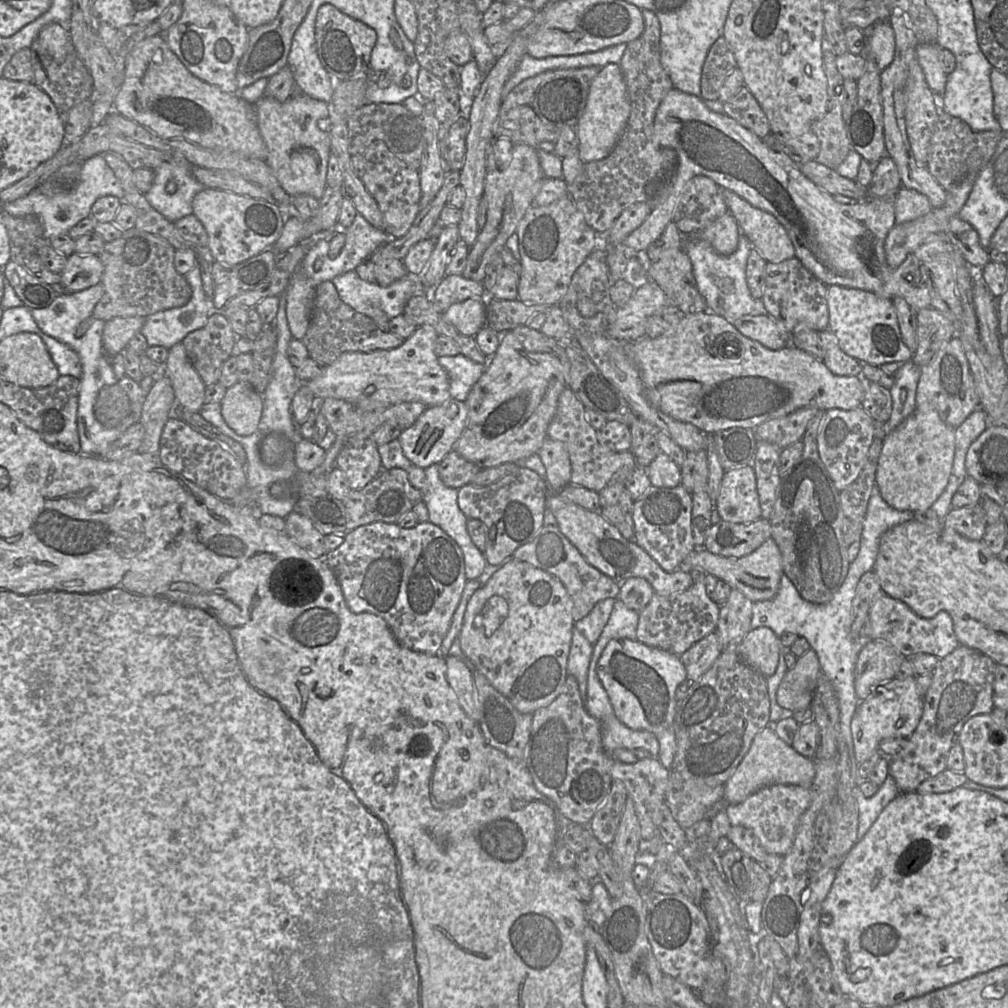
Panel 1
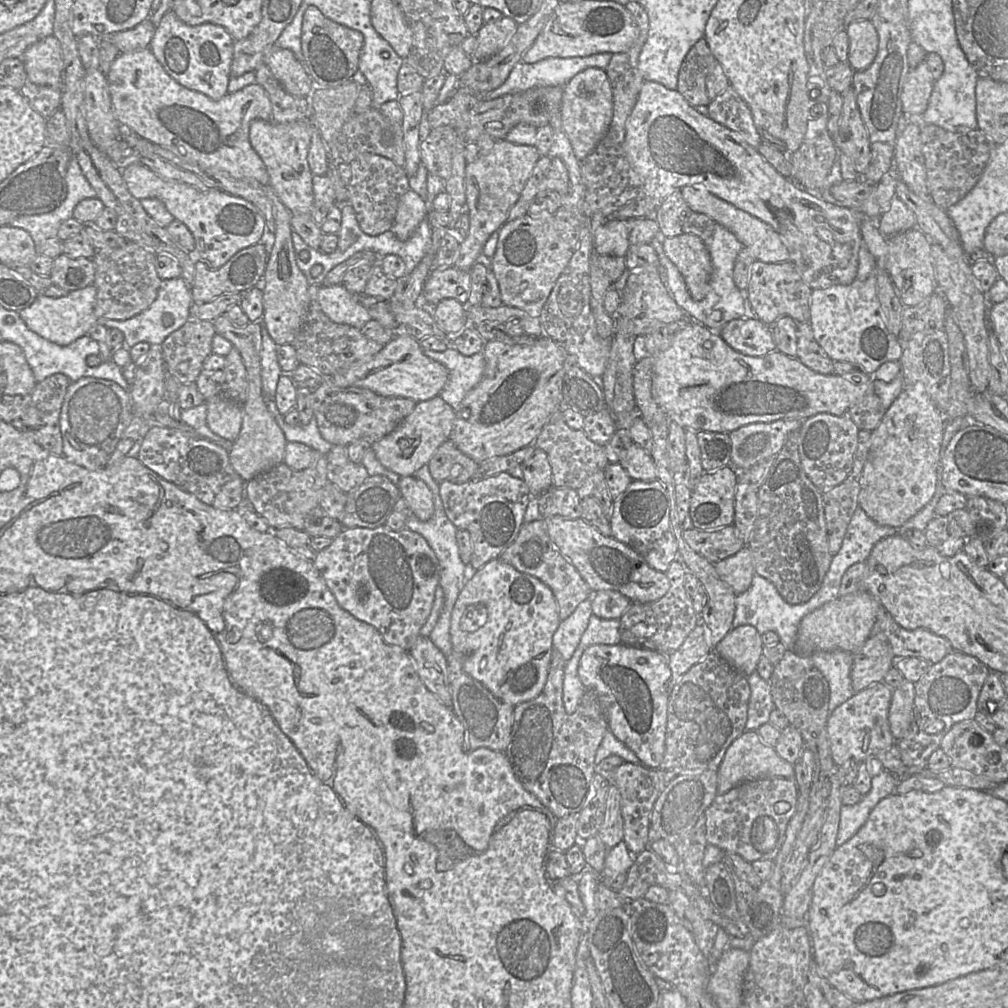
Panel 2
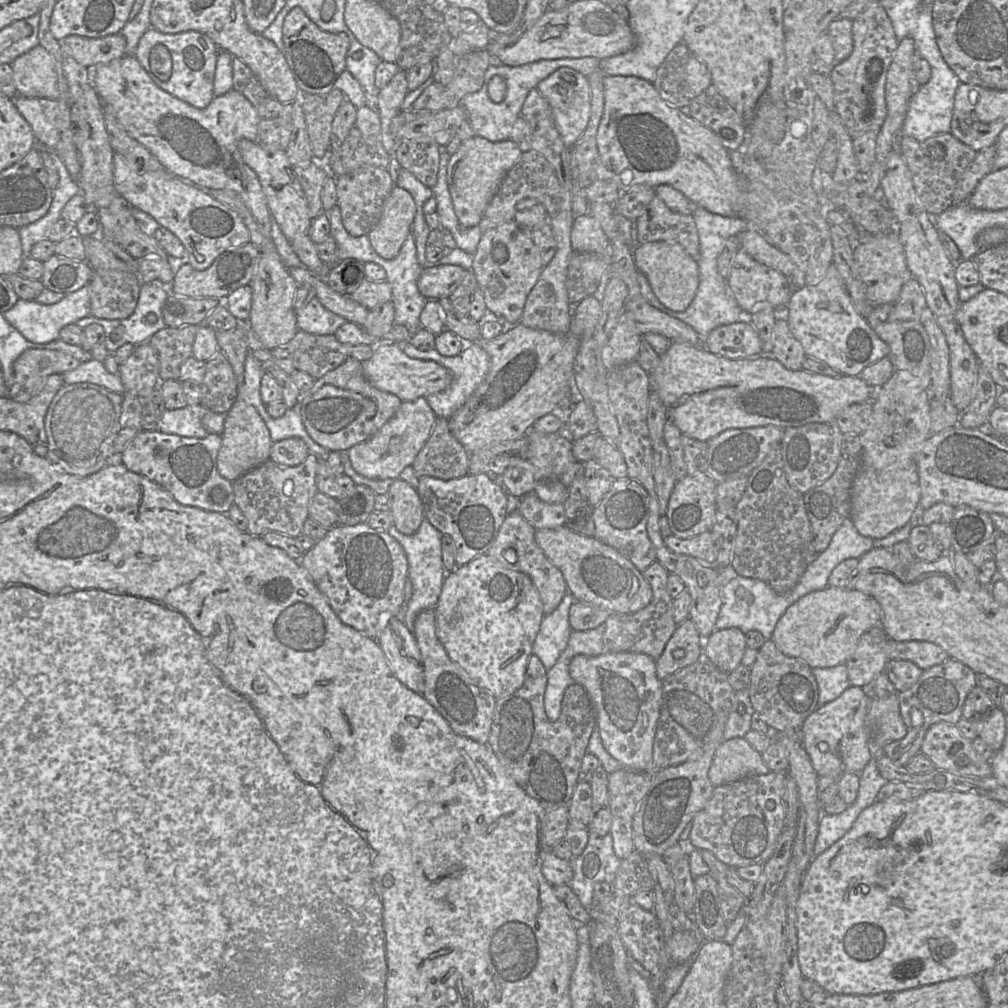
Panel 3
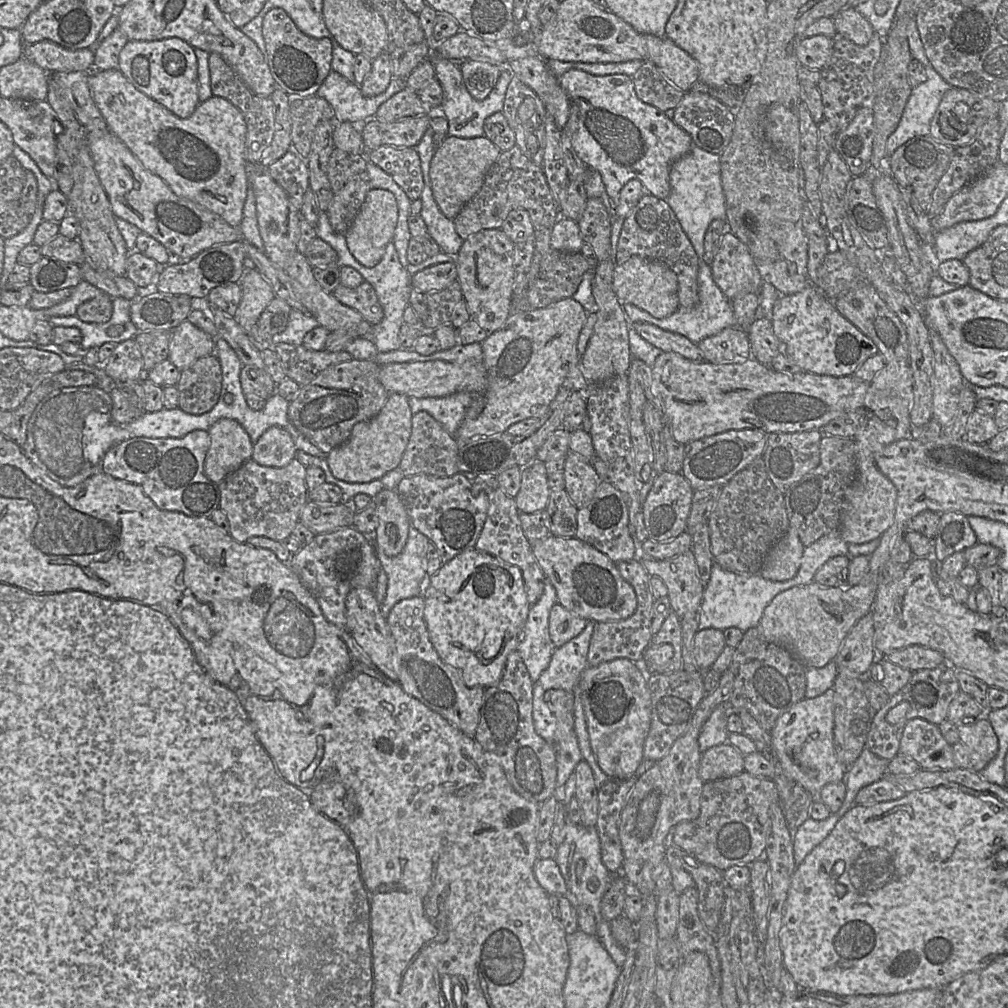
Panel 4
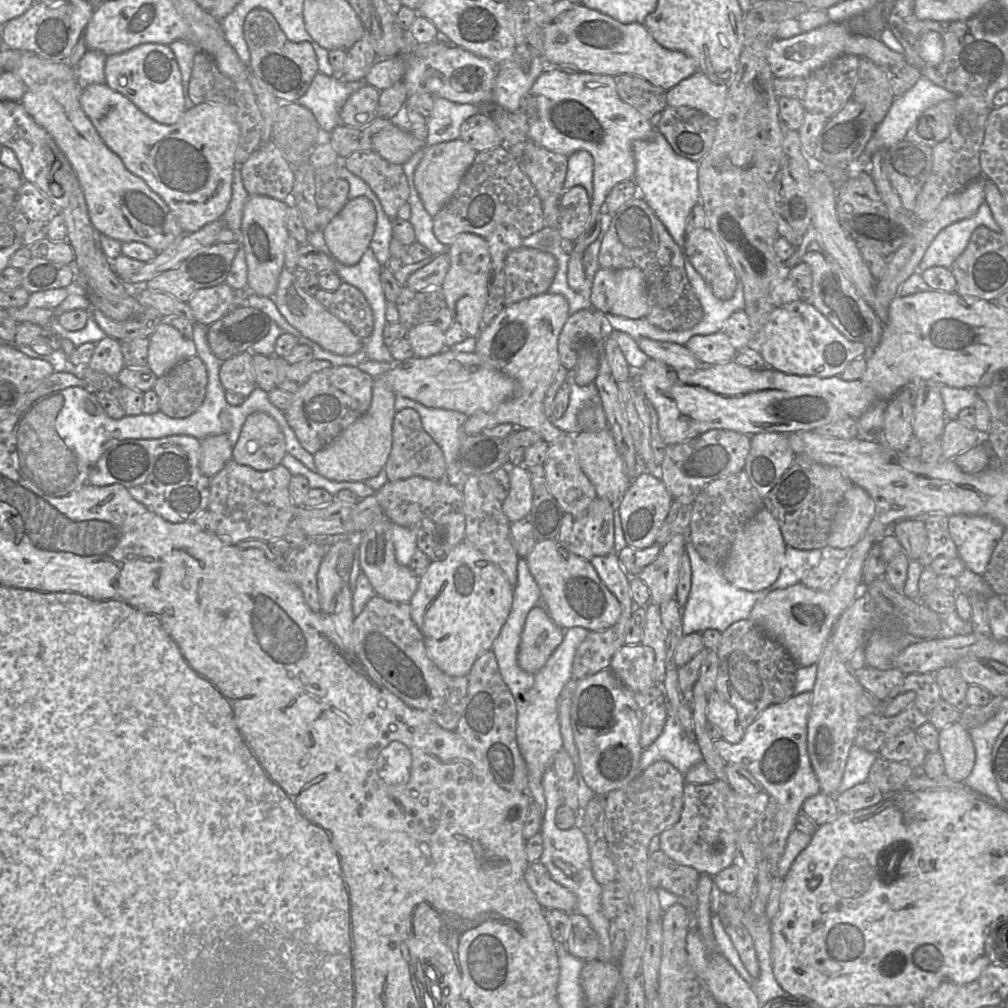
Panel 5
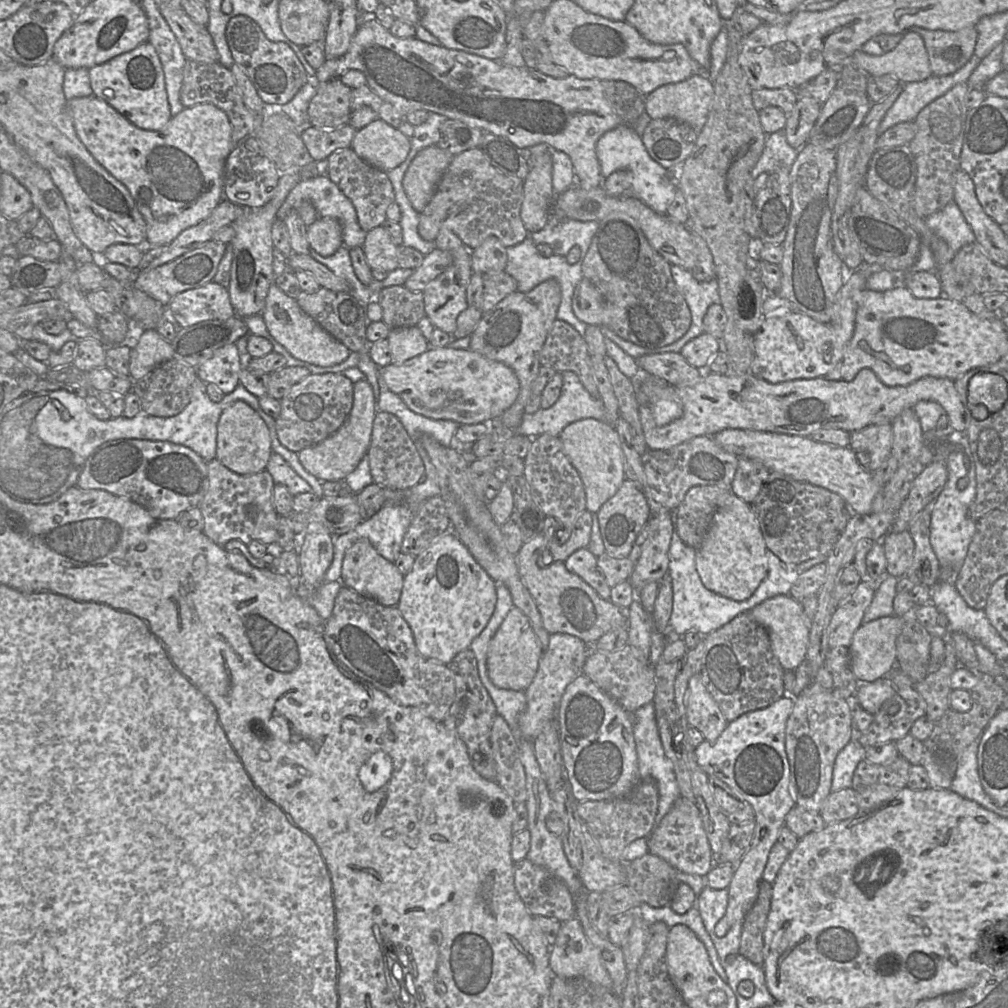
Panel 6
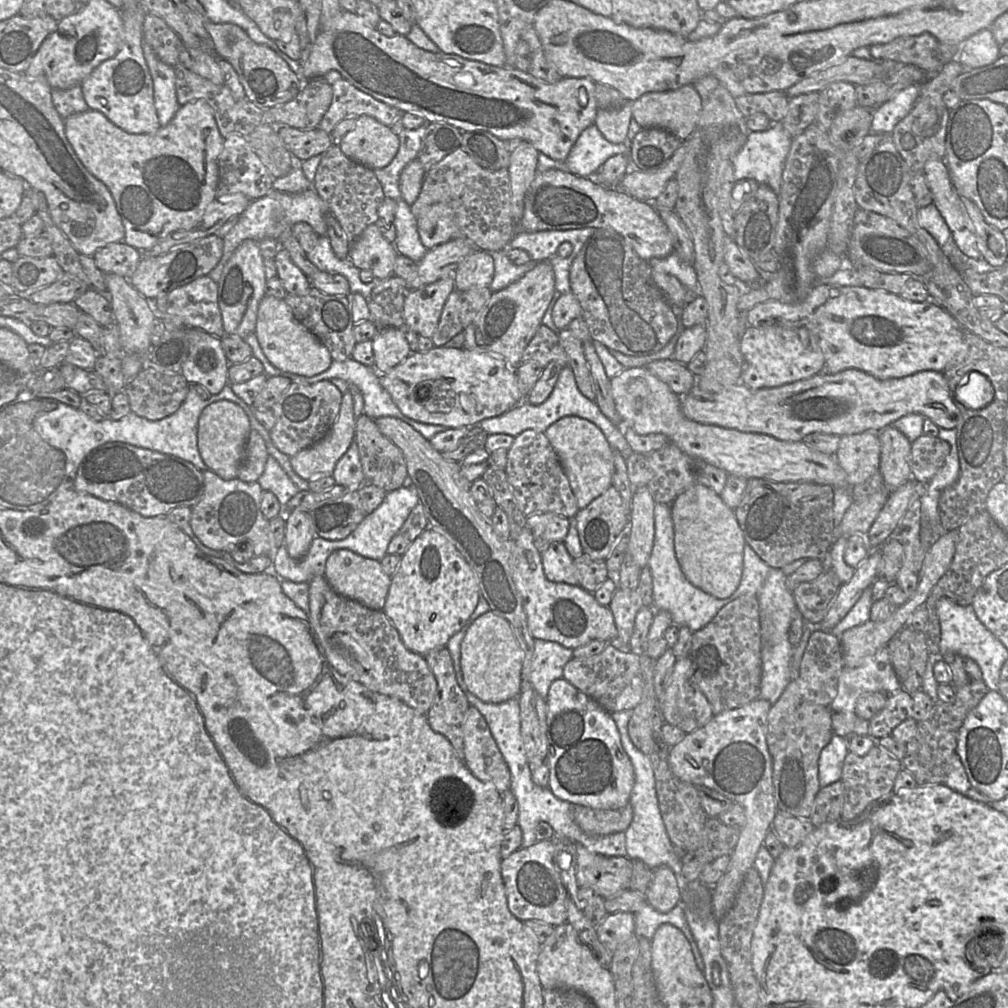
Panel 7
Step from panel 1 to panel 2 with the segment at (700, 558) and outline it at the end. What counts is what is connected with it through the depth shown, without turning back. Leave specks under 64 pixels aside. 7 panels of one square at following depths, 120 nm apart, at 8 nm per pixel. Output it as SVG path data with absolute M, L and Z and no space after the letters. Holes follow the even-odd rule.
M744 547L735 555L713 563L720 578L738 594L746 592L756 575L749 549Z

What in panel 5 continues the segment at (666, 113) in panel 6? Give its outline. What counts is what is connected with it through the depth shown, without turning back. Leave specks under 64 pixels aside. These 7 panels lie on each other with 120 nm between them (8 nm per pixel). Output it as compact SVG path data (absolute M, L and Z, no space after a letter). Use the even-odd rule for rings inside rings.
M695 72L667 90L667 105L692 107L718 120L724 112L727 92L727 84Z

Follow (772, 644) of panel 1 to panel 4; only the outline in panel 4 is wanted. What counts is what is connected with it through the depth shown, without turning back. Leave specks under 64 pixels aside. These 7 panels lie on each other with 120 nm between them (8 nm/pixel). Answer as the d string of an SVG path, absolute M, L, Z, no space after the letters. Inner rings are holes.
M699 630L693 639L693 659L701 669L712 669L727 646L723 630Z

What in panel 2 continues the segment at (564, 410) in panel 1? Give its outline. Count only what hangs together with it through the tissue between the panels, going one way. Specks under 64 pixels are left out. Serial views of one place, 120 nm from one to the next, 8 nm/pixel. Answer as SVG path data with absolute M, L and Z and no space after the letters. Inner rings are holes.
M562 408L554 412L532 445L547 454L554 488L578 489L587 478L603 471L610 464L604 446L591 441L583 430L574 430L566 424Z

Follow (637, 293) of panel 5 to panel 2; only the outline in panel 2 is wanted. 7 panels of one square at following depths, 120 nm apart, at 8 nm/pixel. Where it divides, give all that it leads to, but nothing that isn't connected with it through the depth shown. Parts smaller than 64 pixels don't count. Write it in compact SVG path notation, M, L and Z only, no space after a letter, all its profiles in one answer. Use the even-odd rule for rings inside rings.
M684 234L672 238L662 238L658 244L662 253L681 273L691 298L694 301L702 300L708 293L708 281L711 274L710 255L704 241L696 235Z

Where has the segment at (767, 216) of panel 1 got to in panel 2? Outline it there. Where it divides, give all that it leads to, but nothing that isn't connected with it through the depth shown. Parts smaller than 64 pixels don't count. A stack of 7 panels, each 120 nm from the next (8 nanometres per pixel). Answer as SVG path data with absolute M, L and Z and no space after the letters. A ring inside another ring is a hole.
M702 185L683 187L680 190L680 193L685 202L693 211L705 214L714 222L722 225L732 232L742 243L742 245L749 249L750 253L757 261L764 263L791 262L791 255L786 244L767 223L718 198L714 194L707 191Z

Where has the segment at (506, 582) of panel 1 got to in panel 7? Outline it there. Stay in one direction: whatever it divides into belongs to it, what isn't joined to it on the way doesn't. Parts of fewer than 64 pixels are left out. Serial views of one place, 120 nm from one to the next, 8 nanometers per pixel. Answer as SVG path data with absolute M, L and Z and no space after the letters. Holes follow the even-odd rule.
M428 528L401 556L398 569L391 576L383 612L390 619L404 646L411 652L424 656L437 647L446 647L449 639L468 627L468 621L480 600L476 574L460 555L455 546L439 532Z

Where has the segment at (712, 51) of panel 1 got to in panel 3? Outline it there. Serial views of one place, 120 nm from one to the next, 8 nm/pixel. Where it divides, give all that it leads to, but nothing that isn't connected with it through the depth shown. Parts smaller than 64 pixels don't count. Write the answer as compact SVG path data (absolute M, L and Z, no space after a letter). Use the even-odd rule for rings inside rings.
M684 43L675 46L658 68L652 83L661 98L676 108L688 107L696 96L685 75L686 63L691 55Z

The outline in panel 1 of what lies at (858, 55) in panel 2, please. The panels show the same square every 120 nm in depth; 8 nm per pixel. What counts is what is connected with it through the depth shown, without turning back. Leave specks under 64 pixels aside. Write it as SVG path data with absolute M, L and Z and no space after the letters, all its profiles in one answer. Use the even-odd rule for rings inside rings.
M876 22L867 30L867 44L864 55L883 70L892 62L894 53L895 39L892 29L883 23Z

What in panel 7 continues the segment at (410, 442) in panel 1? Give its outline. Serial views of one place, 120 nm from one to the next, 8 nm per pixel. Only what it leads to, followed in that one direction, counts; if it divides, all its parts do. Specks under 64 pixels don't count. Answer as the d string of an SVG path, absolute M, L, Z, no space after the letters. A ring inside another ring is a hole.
M348 390L343 394L335 422L324 437L290 457L296 474L308 481L332 476L337 462L354 441L357 418L354 398Z

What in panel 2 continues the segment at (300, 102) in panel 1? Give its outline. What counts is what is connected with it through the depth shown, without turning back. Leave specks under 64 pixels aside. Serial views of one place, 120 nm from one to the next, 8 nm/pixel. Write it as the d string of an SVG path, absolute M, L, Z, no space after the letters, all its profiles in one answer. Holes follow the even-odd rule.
M311 116L310 122L276 124L271 120L254 120L250 125L250 144L265 164L270 187L291 215L311 213L313 206L313 173L307 160L313 130Z

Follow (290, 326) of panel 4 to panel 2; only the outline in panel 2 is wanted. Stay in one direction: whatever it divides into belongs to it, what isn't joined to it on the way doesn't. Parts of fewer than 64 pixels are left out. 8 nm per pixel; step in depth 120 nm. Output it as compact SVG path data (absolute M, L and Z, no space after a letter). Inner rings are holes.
M340 283L320 286L316 298L330 320L361 329L372 318L360 302L360 295L363 294L352 293Z

